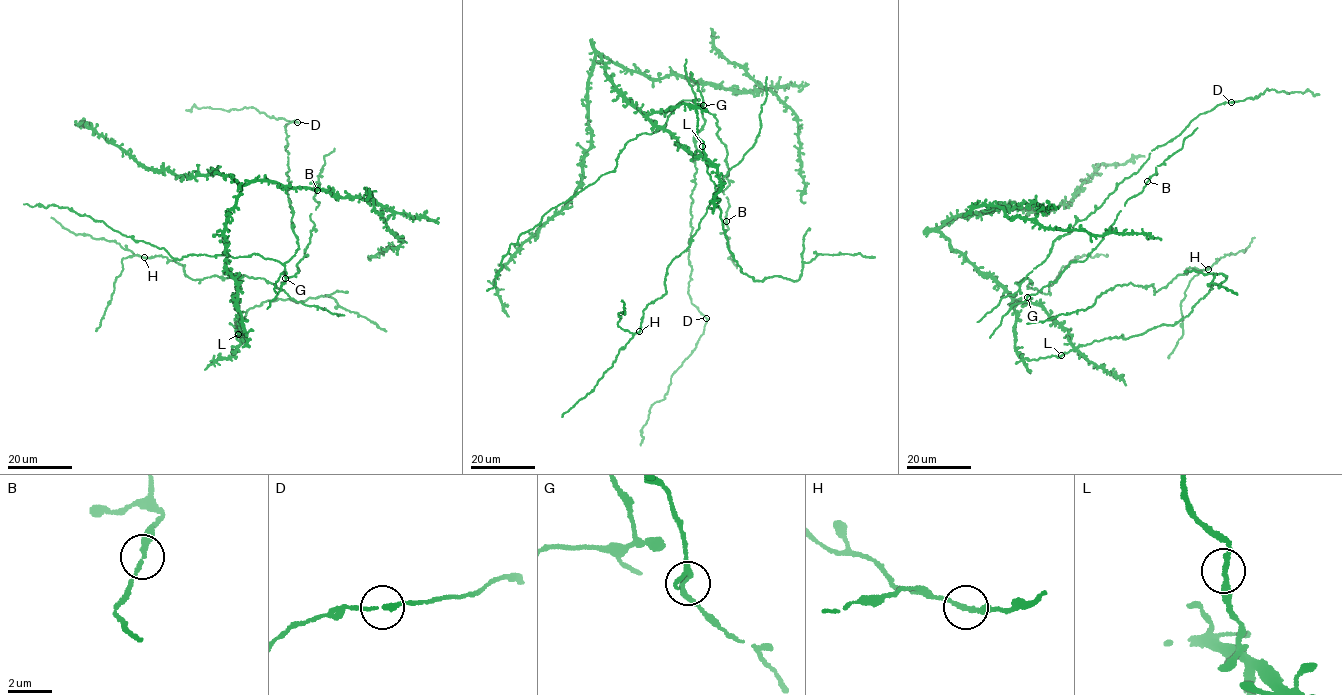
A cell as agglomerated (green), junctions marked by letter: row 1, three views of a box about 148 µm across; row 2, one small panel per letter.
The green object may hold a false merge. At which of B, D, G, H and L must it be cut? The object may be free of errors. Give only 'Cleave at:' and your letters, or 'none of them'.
Cleave at: none of them

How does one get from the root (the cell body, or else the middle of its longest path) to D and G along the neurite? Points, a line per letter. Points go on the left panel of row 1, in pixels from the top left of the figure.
D: (251, 255), (285, 263), (298, 247), (287, 192), (289, 152), (284, 150), (288, 143), (284, 126), (297, 122)
G: (251, 255), (280, 262), (285, 278)

